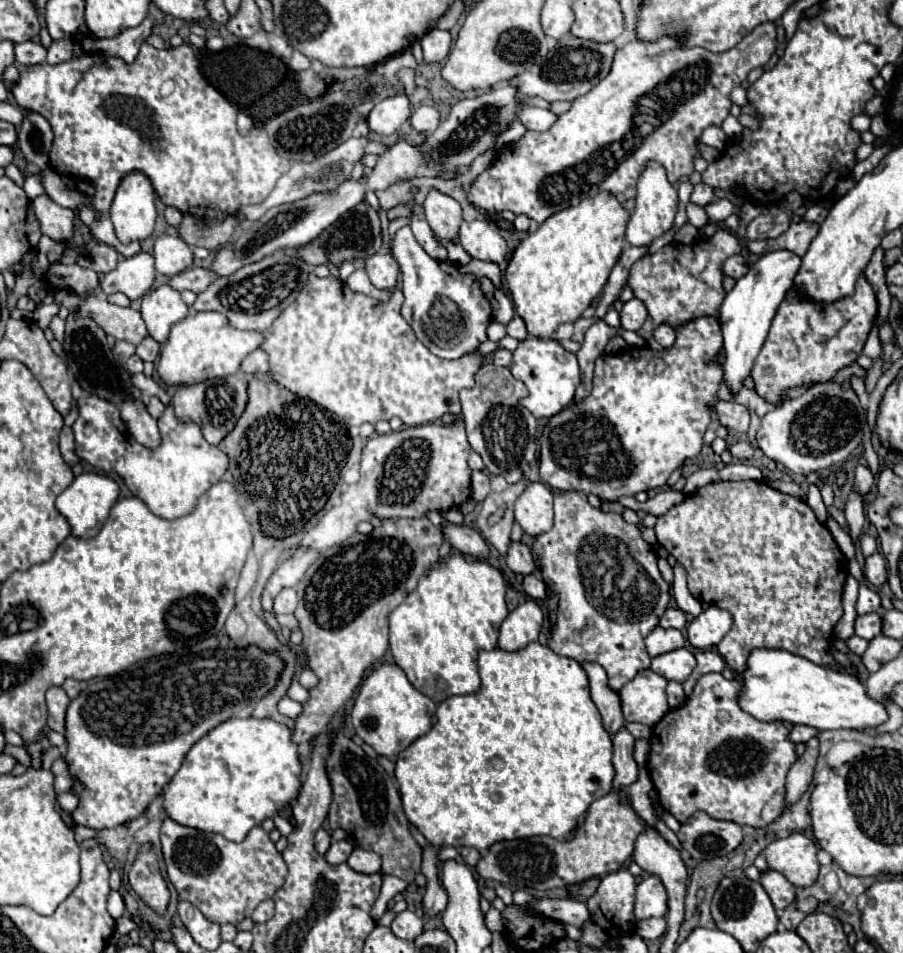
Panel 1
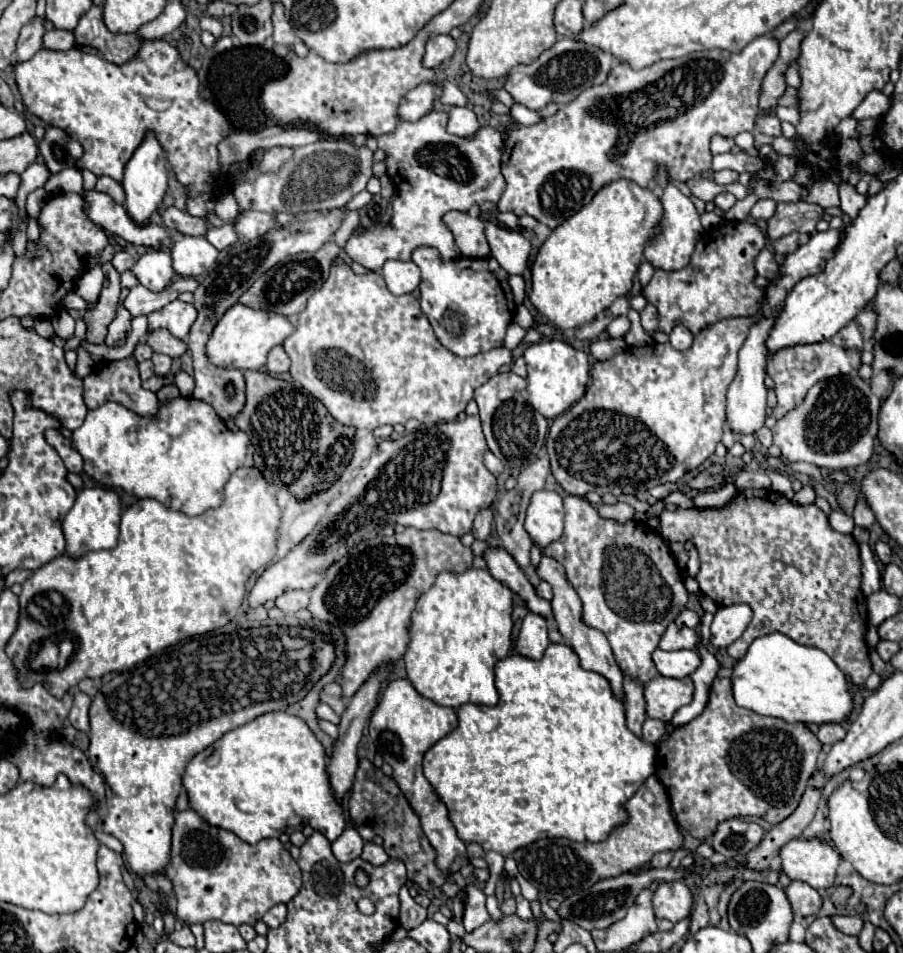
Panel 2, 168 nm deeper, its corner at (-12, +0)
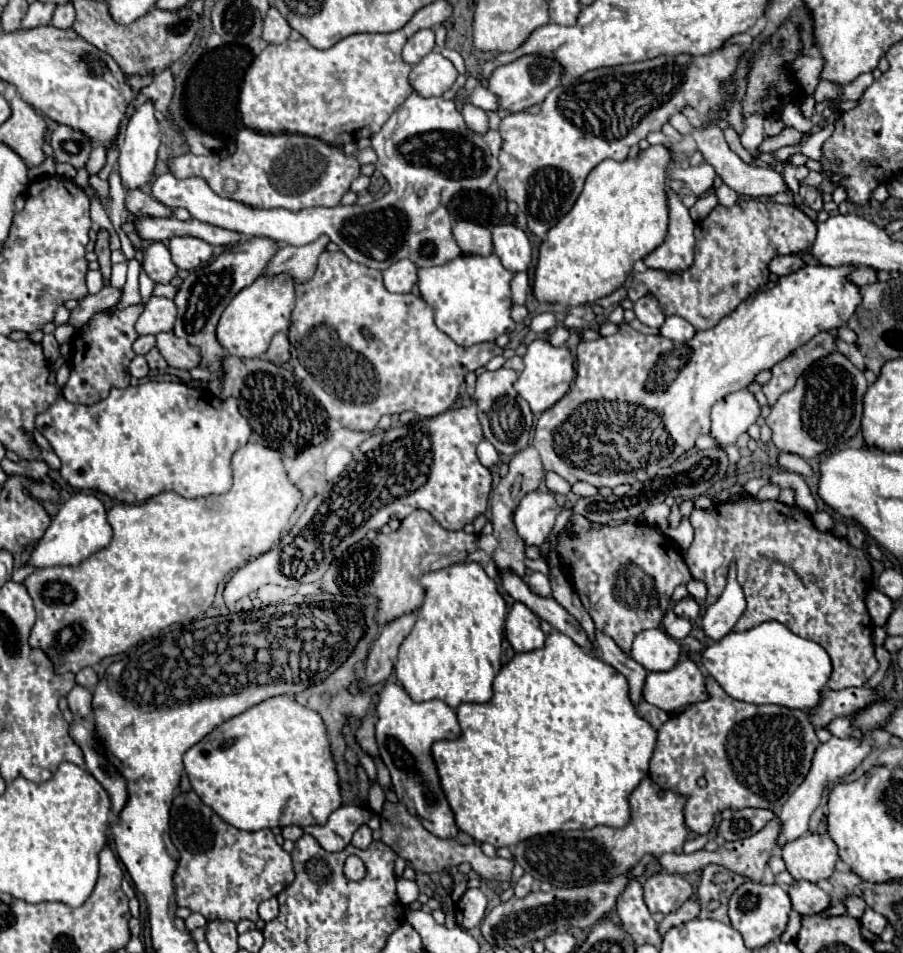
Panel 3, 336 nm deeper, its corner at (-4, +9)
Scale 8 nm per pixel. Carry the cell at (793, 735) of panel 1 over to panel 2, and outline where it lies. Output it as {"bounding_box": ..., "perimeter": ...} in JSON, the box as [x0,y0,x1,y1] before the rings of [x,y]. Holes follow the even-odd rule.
{"bounding_box":[816,723,846,745],"perimeter":[[[826,723],[818,729],[816,735],[824,745],[834,745],[836,741],[842,741],[846,737],[846,729],[840,723]]]}

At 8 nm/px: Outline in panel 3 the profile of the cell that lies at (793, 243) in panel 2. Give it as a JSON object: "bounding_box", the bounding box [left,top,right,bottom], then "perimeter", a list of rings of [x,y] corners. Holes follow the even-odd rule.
{"bounding_box":[628,200,816,330],"perimeter":[[[738,200],[732,208],[716,206],[708,218],[708,222],[696,226],[692,266],[684,272],[648,268],[644,274],[634,274],[628,288],[632,302],[642,296],[654,296],[666,316],[676,314],[688,320],[696,330],[714,328],[722,316],[734,312],[740,302],[768,282],[766,266],[774,256],[808,250],[816,236],[814,222],[790,204]]]}

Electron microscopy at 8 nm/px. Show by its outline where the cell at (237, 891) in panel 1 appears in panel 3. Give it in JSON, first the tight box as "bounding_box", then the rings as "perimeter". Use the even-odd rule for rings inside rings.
{"bounding_box":[170,792,294,922],"perimeter":[[[184,792],[178,794],[170,808],[172,814],[172,828],[170,838],[174,846],[180,852],[180,862],[174,872],[174,888],[176,888],[176,904],[186,906],[192,912],[202,914],[206,920],[232,920],[240,922],[244,918],[256,922],[258,920],[258,904],[278,896],[284,888],[288,888],[294,880],[292,860],[290,854],[284,852],[282,846],[276,844],[274,834],[270,830],[258,830],[258,832],[244,832],[230,824],[226,824],[220,816],[212,812],[202,800],[196,796],[196,792]]]}

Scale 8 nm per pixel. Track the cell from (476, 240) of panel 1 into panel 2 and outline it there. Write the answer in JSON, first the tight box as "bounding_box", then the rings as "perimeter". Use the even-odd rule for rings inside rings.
{"bounding_box":[486,223,532,275],"perimeter":[[[486,223],[486,237],[490,243],[492,257],[496,257],[496,261],[510,275],[522,275],[526,271],[532,245],[522,233],[504,229],[494,223]]]}

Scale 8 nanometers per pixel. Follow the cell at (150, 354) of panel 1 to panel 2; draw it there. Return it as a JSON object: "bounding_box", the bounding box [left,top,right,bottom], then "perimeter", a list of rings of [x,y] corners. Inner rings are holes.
{"bounding_box":[152,353,172,375],"perimeter":[[[154,353],[152,355],[152,363],[154,363],[154,373],[156,375],[168,375],[170,373],[170,367],[172,367],[172,359],[170,357],[164,357],[162,353]]]}

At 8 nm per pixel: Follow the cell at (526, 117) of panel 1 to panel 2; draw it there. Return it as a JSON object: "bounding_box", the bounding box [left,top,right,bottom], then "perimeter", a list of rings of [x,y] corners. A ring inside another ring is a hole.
{"bounding_box":[510,103,540,125],"perimeter":[[[514,103],[510,107],[510,117],[520,125],[534,125],[536,121],[540,121],[540,115],[536,111],[524,109],[524,105],[520,105],[520,103]]]}

